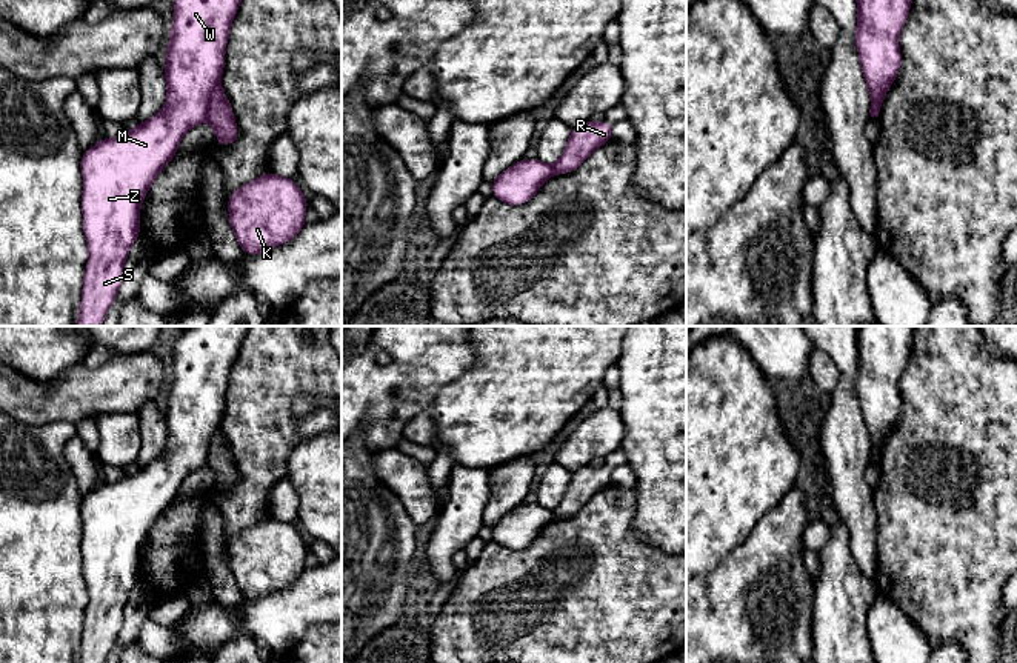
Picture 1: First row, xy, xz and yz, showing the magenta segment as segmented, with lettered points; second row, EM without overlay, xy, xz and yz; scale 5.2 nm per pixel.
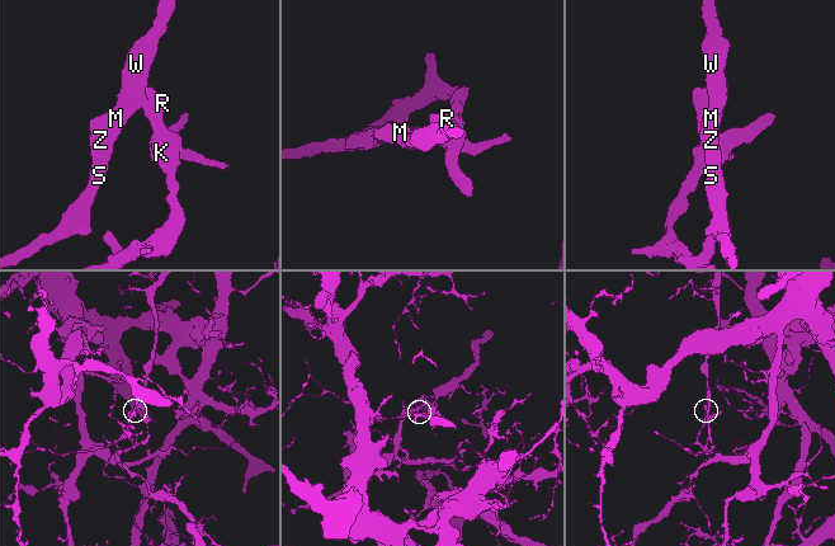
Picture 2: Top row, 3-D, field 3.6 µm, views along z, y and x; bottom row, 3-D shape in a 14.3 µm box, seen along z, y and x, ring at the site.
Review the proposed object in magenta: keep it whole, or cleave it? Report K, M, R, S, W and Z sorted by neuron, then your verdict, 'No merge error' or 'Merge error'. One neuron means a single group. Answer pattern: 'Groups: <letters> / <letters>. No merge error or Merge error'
Groups: K R / M S W Z. Merge error

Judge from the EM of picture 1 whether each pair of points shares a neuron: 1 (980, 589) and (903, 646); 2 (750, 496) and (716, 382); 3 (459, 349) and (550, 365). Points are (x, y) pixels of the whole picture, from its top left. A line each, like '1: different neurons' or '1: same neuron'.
1: different neurons
2: same neuron
3: different neurons

